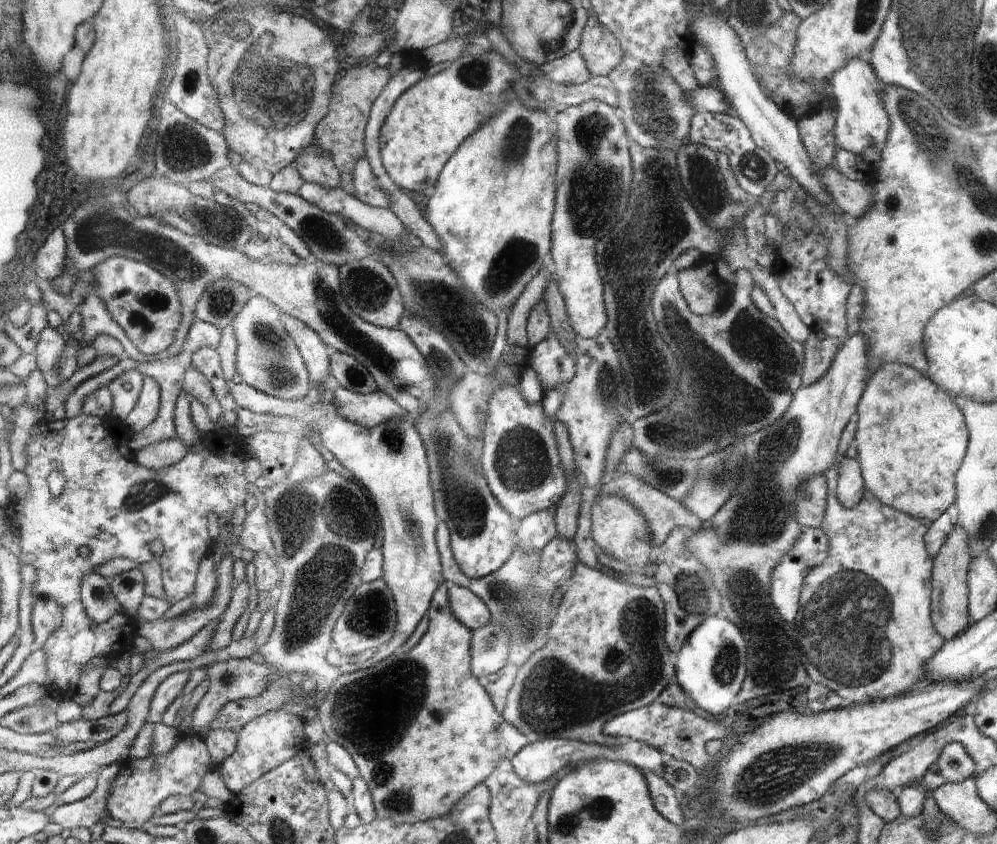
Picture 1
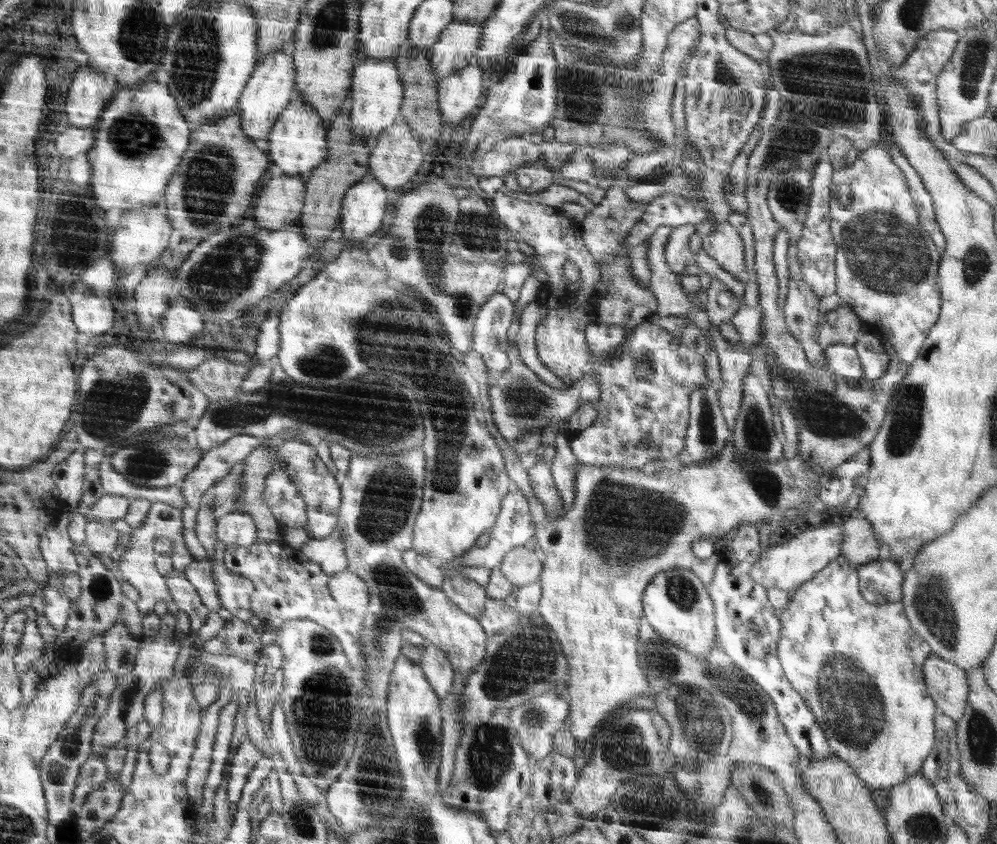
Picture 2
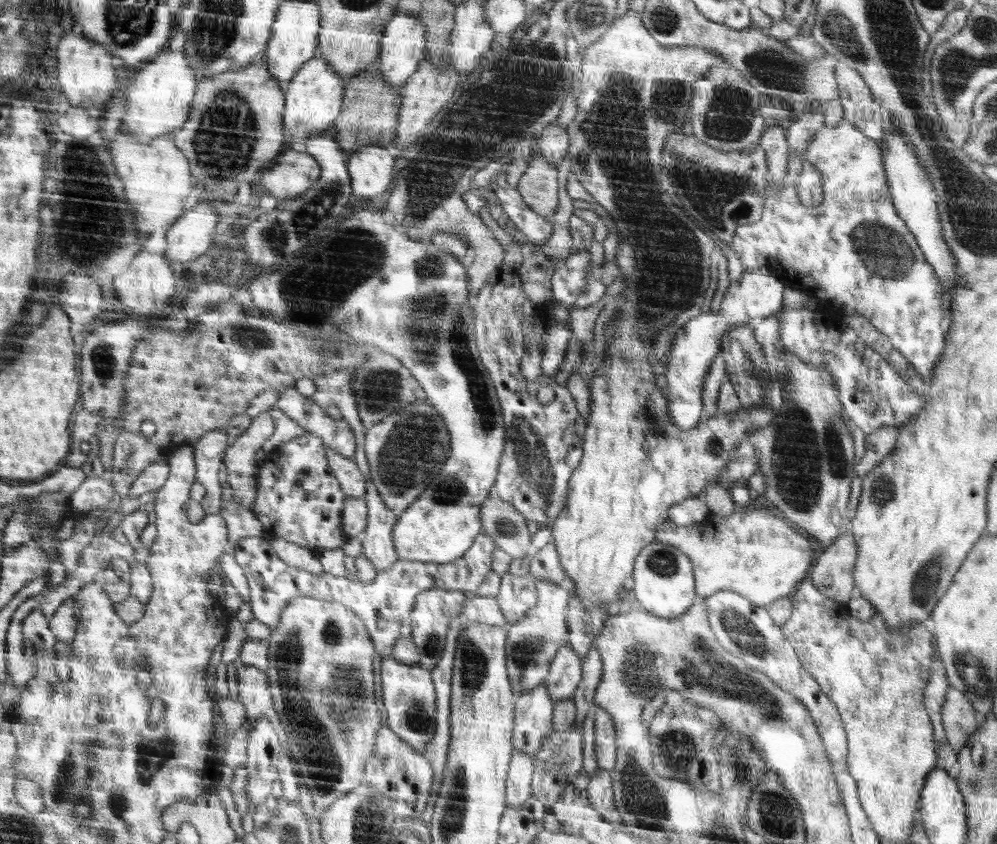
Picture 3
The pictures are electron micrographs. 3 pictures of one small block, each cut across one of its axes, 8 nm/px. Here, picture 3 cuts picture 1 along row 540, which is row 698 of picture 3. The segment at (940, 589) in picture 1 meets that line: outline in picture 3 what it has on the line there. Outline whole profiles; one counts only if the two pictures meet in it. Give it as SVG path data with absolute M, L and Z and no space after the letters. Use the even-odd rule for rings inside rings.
M948 687L945 692L945 701L941 719L950 746L958 754L968 737L978 728L981 719L972 702L961 691Z

